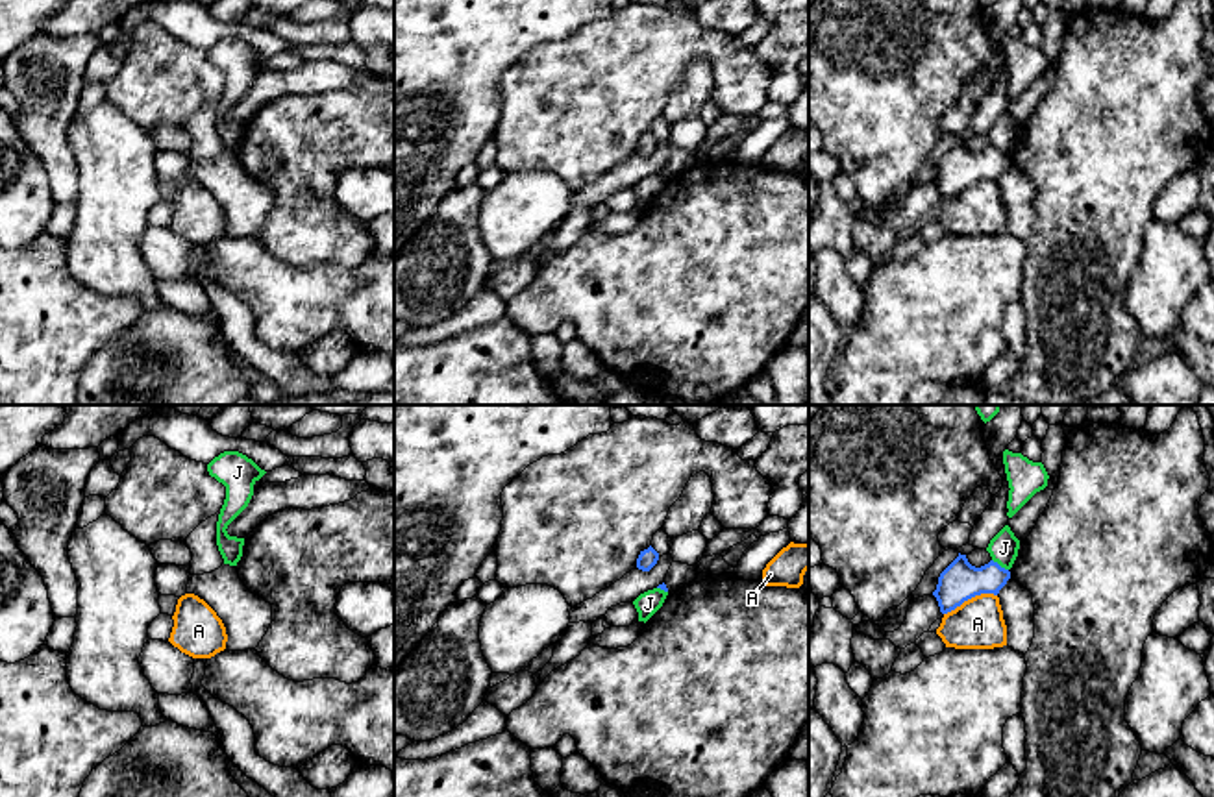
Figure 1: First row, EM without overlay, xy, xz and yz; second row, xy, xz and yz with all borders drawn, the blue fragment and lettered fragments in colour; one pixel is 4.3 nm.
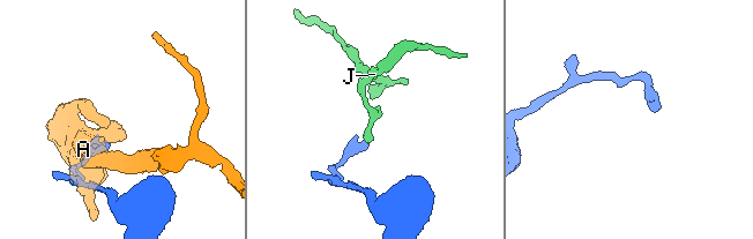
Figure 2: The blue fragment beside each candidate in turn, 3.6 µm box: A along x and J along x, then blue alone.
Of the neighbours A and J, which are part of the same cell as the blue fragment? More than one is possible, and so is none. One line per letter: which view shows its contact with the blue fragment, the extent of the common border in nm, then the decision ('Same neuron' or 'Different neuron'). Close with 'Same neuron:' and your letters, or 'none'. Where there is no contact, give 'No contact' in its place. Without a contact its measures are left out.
A: Touches blue in yz. Shared border 240 nm. Different neuron
J: Touches blue in yz. Shared border 90 nm. Different neuron
Same neuron: none

